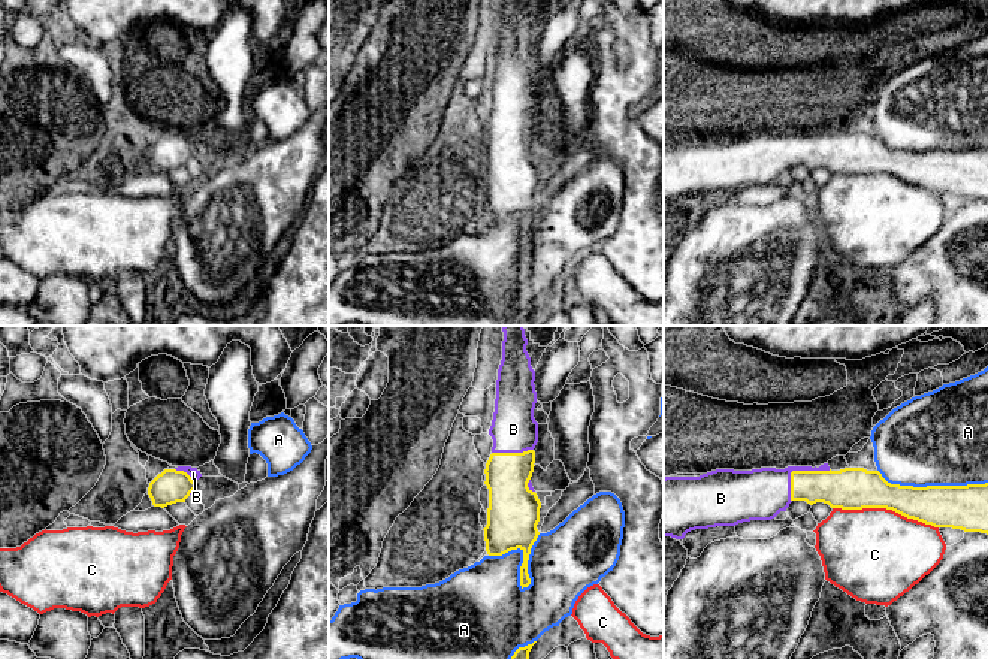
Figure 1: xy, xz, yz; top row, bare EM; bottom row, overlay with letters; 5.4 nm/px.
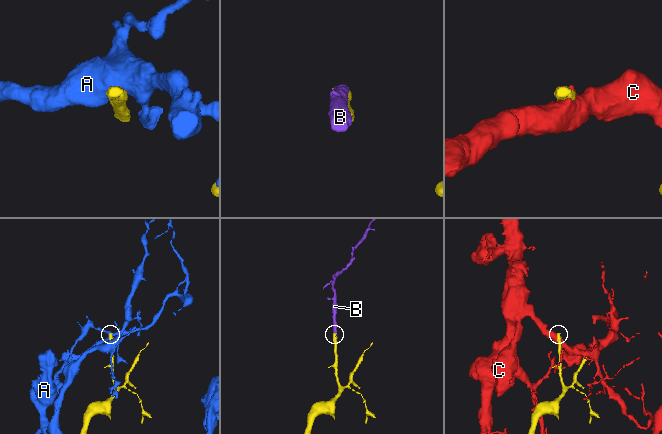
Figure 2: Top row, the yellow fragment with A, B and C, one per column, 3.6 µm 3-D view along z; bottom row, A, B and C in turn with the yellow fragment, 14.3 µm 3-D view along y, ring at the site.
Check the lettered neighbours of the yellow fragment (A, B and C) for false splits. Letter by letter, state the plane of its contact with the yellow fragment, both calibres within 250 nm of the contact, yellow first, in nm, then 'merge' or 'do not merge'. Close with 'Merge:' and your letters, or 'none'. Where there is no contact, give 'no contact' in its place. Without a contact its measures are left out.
A: xz | 280/380 nm | do not merge
B: yz | 200/280 nm | merge
C: yz | 220/480 nm | do not merge
Merge: B

